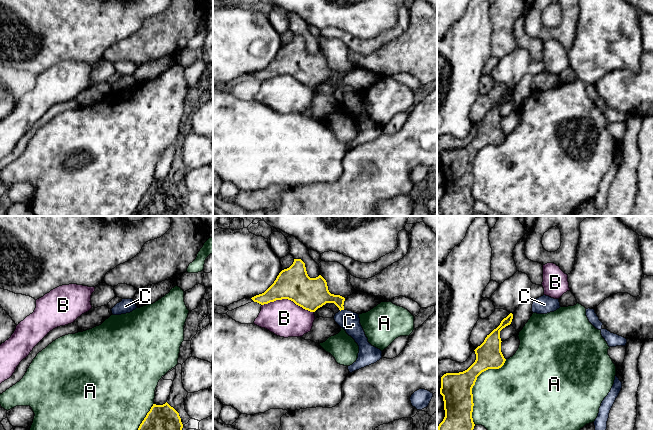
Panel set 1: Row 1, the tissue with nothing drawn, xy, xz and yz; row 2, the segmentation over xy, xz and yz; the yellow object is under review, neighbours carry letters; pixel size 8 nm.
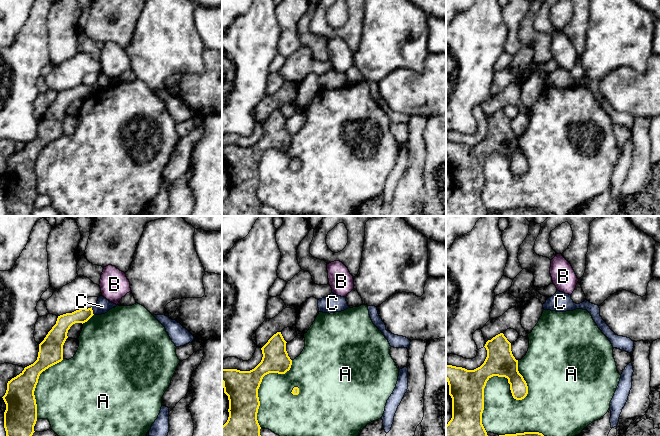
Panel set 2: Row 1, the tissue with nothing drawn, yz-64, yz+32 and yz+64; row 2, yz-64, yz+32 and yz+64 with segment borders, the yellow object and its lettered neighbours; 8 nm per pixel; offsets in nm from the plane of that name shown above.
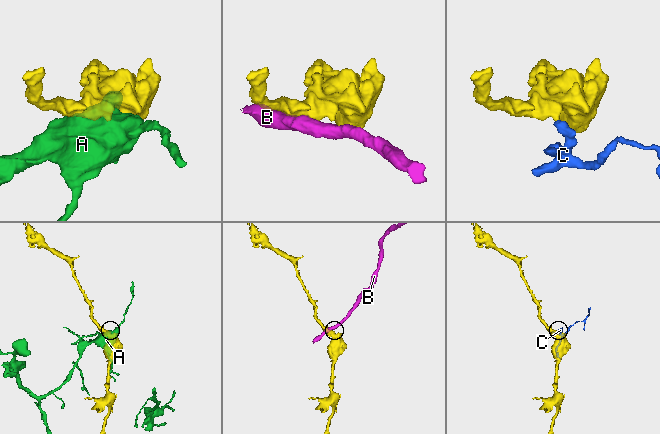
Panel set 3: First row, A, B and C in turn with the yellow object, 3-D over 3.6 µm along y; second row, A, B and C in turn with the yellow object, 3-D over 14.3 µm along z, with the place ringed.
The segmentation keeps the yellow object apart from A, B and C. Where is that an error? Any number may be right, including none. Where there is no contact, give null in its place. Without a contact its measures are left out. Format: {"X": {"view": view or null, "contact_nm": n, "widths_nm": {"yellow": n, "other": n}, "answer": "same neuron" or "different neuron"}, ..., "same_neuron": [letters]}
{"A": {"view": "yz", "contact_nm": 600, "widths_nm": {"yellow": 260, "other": 460}, "answer": "different neuron"}, "B": {"view": "xz", "contact_nm": 420, "widths_nm": {"yellow": 260, "other": 300}, "answer": "different neuron"}, "C": {"view": "xz", "contact_nm": 40, "widths_nm": {"yellow": 220, "other": 160}, "answer": "different neuron"}, "same_neuron": []}

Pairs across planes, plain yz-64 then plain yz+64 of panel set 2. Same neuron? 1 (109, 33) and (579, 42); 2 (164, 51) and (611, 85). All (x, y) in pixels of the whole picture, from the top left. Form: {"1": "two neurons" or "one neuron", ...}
{"1": "one neuron", "2": "two neurons"}

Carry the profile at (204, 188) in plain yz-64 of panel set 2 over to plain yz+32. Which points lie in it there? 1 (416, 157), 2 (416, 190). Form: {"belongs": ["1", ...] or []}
{"belongs": []}

